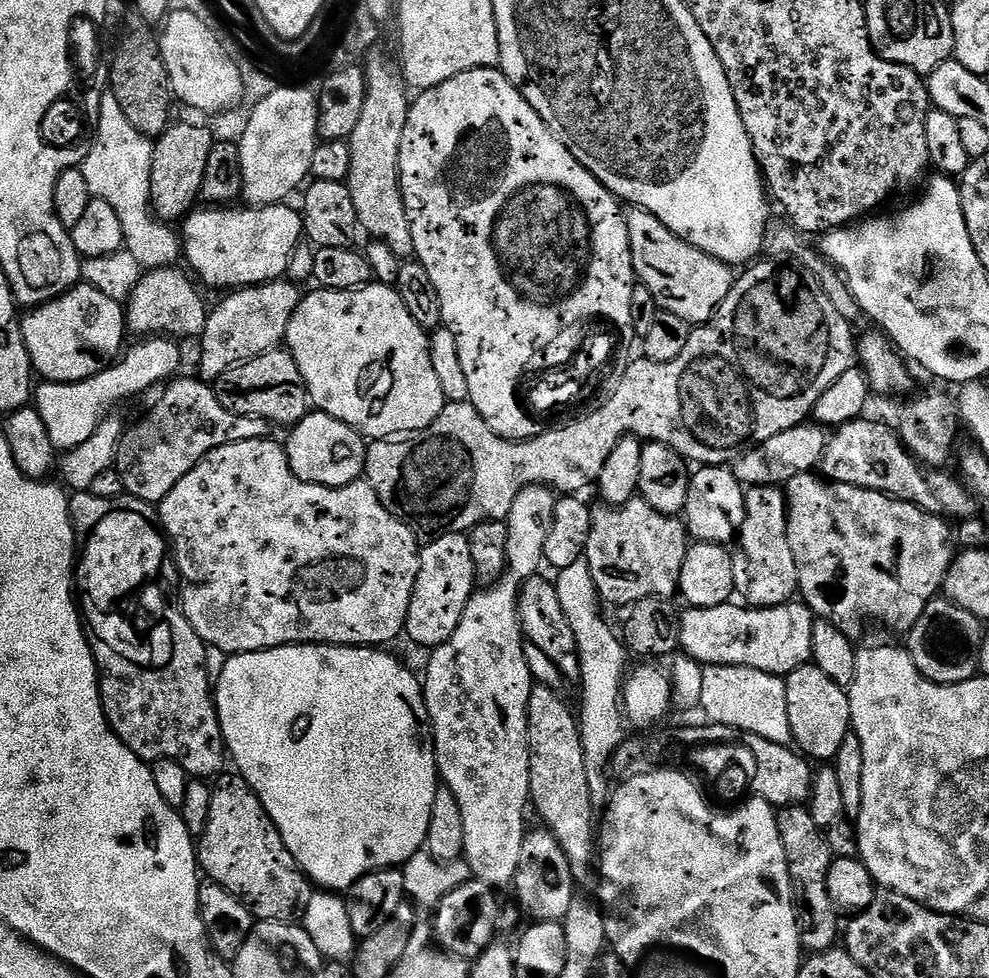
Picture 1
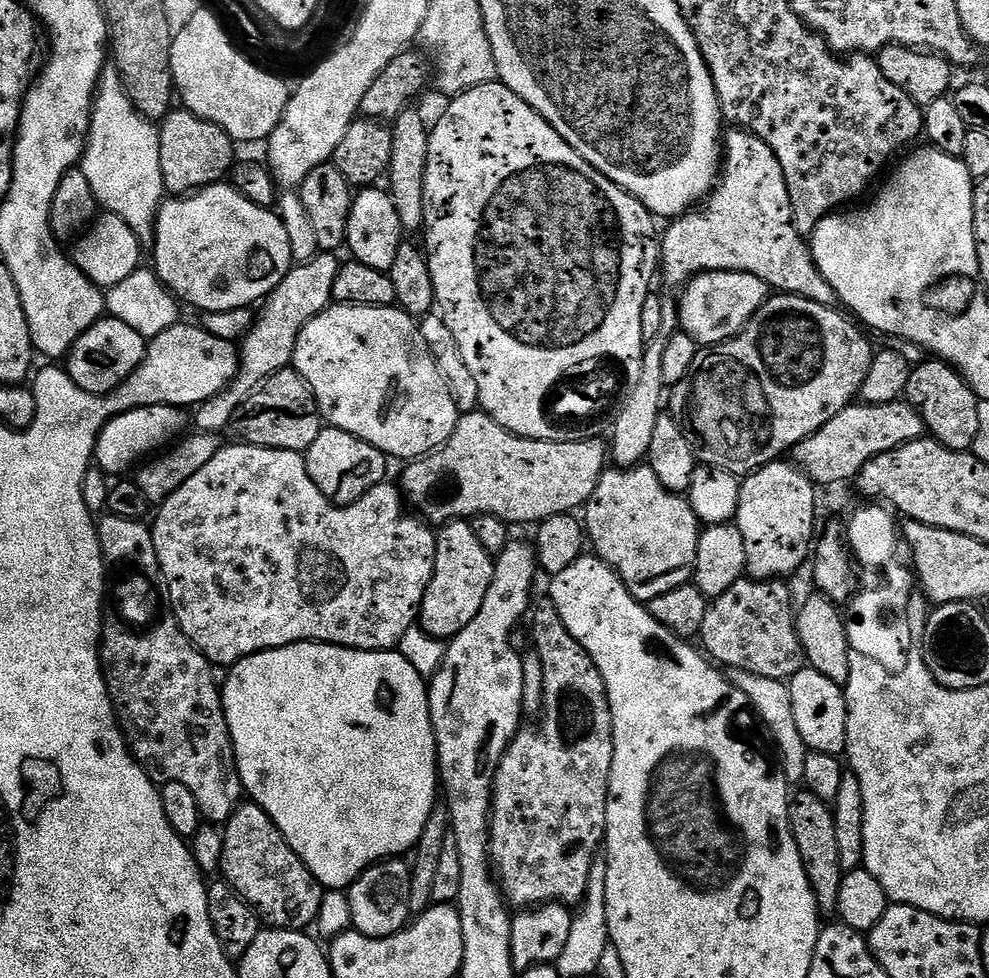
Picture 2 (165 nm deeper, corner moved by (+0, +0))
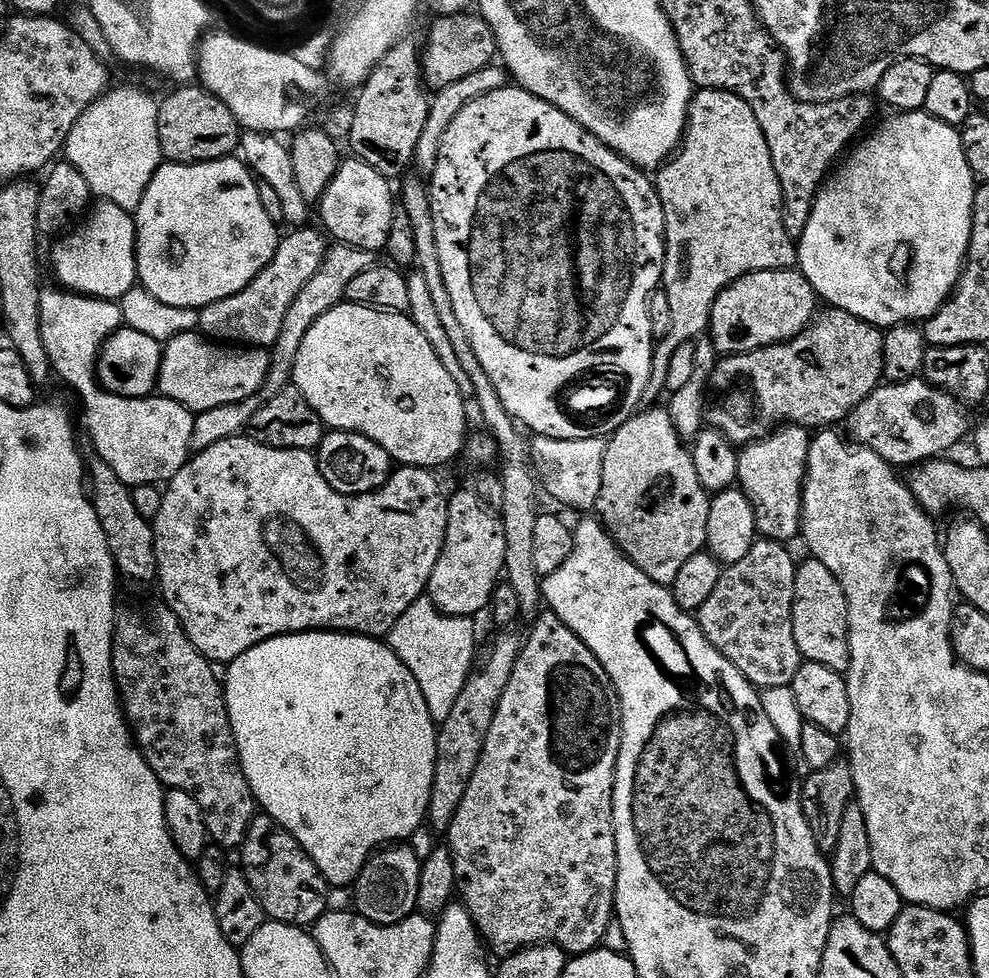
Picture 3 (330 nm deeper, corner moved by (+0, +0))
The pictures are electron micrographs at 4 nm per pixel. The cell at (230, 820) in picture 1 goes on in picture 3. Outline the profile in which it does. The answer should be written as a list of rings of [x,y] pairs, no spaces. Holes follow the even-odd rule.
[[[260,814],[253,819],[244,838],[244,843],[238,849],[240,855],[239,871],[244,873],[246,882],[250,884],[250,890],[258,898],[265,917],[277,924],[294,924],[300,926],[312,926],[324,915],[326,881],[314,866],[314,862],[300,848],[300,843],[289,836],[284,829],[278,827],[269,816]]]

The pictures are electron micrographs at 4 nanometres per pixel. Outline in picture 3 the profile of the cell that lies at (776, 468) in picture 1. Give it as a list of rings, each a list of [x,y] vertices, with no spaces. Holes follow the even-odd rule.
[[[922,378],[903,380],[900,384],[888,382],[875,388],[849,414],[846,421],[846,427],[848,427],[849,432],[847,432],[847,435],[855,443],[861,444],[863,448],[869,448],[874,454],[887,460],[893,466],[899,466],[899,464],[915,466],[923,464],[926,460],[935,460],[943,457],[967,432],[969,435],[970,424],[968,428],[968,416],[963,411],[967,412],[948,393],[932,387],[931,384]]]

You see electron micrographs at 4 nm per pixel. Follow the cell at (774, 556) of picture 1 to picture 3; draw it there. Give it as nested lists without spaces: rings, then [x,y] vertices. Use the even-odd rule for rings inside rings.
[[[781,426],[768,433],[763,440],[757,440],[739,449],[736,458],[736,484],[744,497],[748,499],[755,516],[755,531],[761,537],[777,542],[788,542],[792,535],[797,535],[800,528],[800,485],[804,469],[808,466],[808,445],[810,436],[805,429],[795,426]]]

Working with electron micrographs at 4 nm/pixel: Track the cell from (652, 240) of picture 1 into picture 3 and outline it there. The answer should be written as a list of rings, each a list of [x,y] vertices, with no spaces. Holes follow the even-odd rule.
[[[799,270],[751,272],[735,280],[712,304],[708,332],[720,354],[753,352],[792,340],[817,315],[818,297],[810,282]]]

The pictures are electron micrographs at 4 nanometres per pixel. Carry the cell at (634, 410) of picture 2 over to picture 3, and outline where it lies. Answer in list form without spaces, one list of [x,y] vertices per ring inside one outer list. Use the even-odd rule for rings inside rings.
[[[702,88],[693,95],[684,139],[675,155],[655,173],[654,183],[664,211],[662,295],[670,306],[668,332],[655,345],[652,354],[651,379],[660,382],[670,366],[674,350],[708,332],[712,304],[726,286],[751,272],[791,269],[797,263],[798,248],[786,227],[782,186],[762,126],[758,126],[754,110],[738,94]]]

